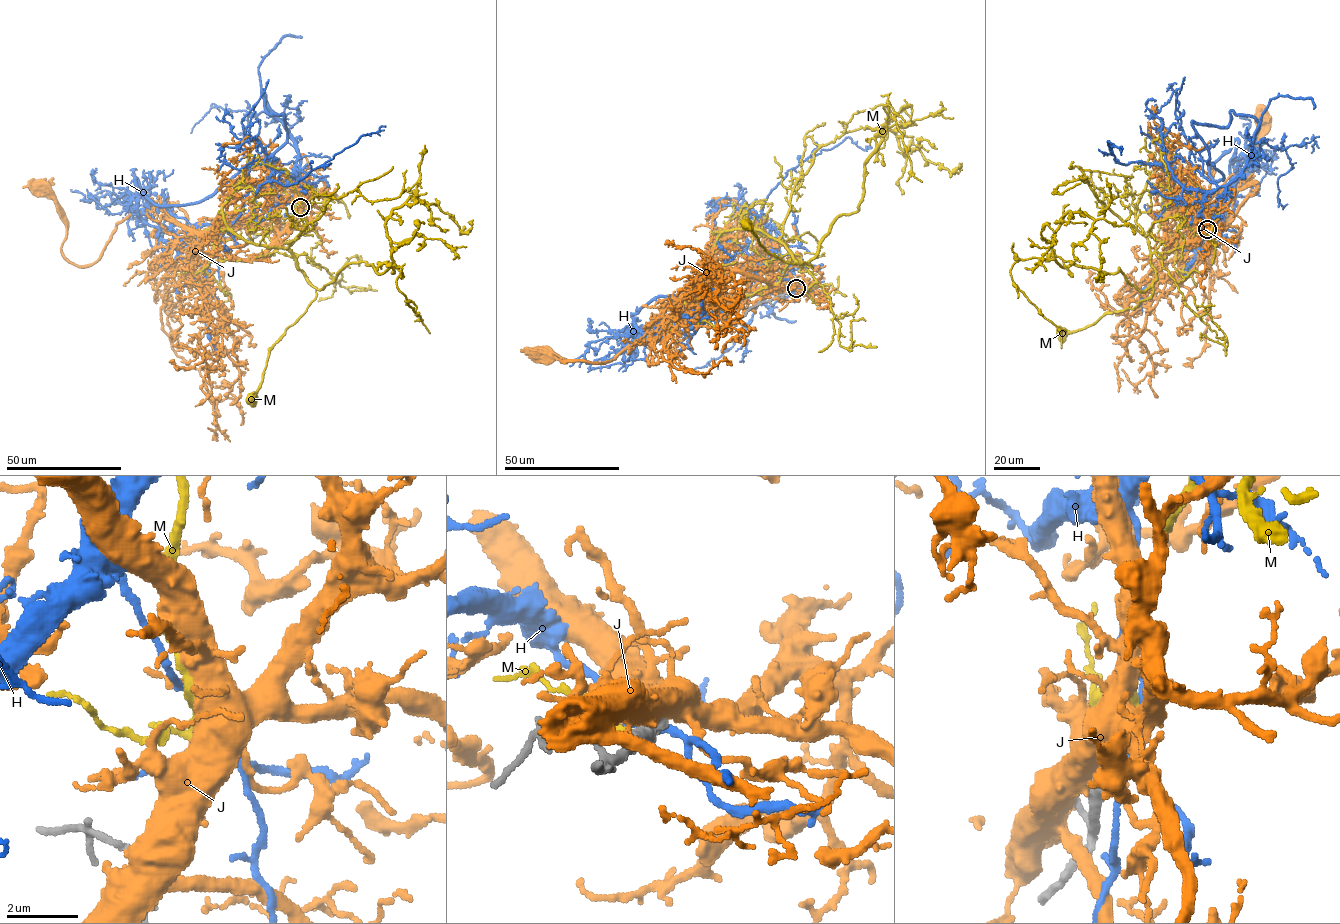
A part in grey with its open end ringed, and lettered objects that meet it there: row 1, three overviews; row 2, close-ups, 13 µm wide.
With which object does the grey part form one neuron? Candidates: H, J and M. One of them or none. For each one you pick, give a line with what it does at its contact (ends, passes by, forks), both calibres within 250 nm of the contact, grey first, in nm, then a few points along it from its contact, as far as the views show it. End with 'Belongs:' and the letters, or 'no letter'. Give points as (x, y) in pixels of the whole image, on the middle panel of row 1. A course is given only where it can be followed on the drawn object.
M: it forks; calibres 320 and 180 nm; course (796, 288), (763, 274), (730, 239), (715, 234), (765, 231), (812, 267), (769, 253), (746, 224)
Belongs: M

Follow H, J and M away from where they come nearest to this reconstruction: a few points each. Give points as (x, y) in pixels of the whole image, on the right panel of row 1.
H: (1207, 230), (1207, 212), (1225, 187), (1185, 189), (1166, 162), (1126, 165), (1115, 160), (1108, 141), (1122, 149)
J: (1205, 231), (1178, 244), (1165, 224), (1243, 175), (1246, 200), (1235, 191), (1262, 115)
M: (1207, 230), (1211, 211), (1199, 187), (1169, 165), (1154, 171), (1135, 210), (1155, 269), (1152, 295), (1060, 333)

